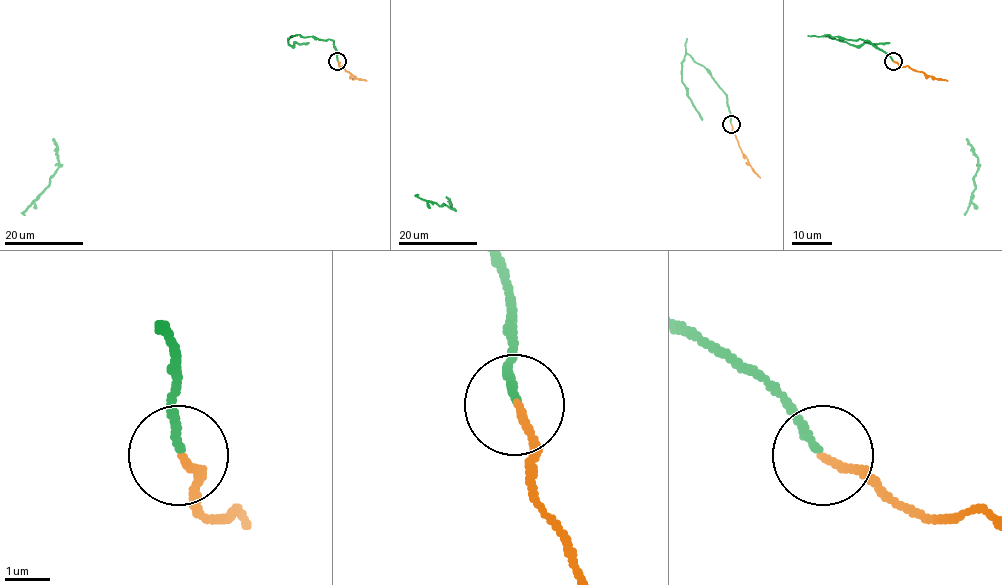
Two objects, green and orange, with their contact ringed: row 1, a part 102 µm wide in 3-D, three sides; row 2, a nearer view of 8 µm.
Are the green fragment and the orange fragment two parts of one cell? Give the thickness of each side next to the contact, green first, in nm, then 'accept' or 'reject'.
calibres 180 and 170 nm; reject

